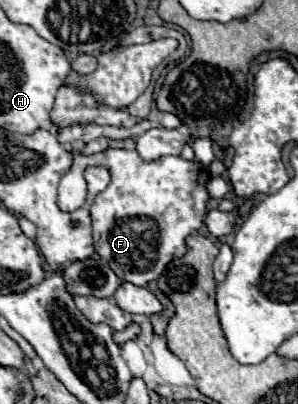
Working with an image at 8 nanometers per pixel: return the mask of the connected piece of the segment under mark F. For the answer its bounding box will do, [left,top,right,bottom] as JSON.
[69,149,211,287]

